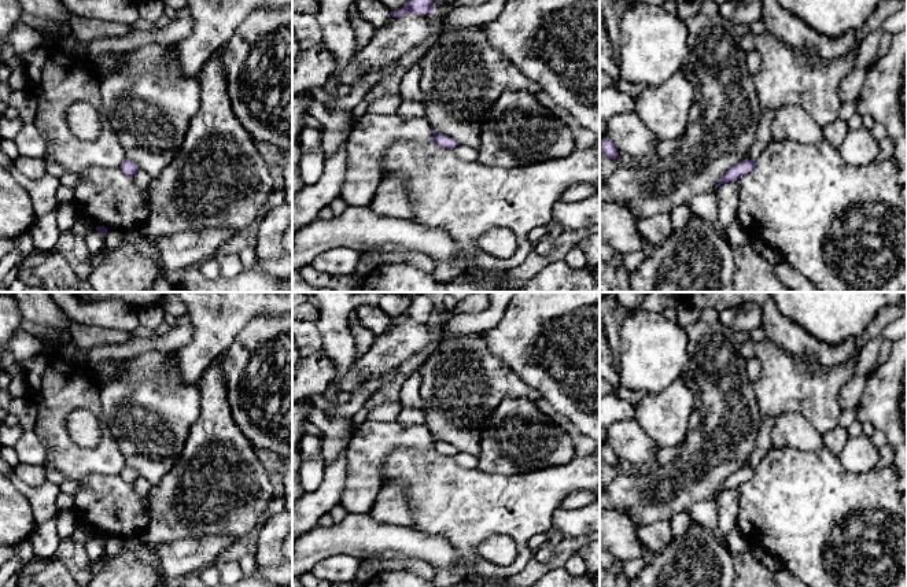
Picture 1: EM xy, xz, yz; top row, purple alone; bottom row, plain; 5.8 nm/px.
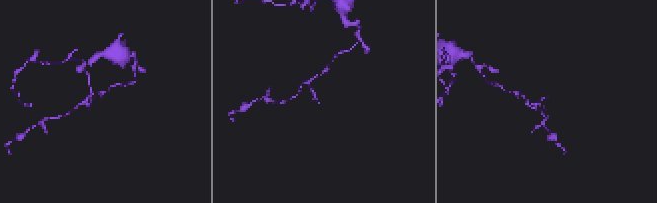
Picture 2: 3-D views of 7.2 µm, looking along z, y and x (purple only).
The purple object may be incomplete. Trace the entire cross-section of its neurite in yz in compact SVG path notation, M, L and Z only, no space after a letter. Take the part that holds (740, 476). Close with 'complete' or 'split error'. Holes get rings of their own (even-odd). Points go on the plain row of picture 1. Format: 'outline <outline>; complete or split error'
outline M749 466L735 470L718 487L718 495L726 490L735 488L740 484L748 481L753 477L755 472L756 468Z; complete

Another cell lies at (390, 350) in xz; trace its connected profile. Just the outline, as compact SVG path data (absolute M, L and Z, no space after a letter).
M406 320L401 325L391 324L390 329L376 336L370 350L360 355L354 368L335 385L338 392L351 392L369 377L383 376L398 369L408 358L429 350L436 340L438 326L428 321Z

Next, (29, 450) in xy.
M23 431L14 448L22 464L43 465L45 462L45 447L34 431Z

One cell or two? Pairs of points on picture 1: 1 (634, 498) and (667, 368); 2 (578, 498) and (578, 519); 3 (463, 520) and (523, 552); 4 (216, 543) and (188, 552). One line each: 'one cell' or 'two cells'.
1: two cells
2: two cells
3: one cell
4: one cell

